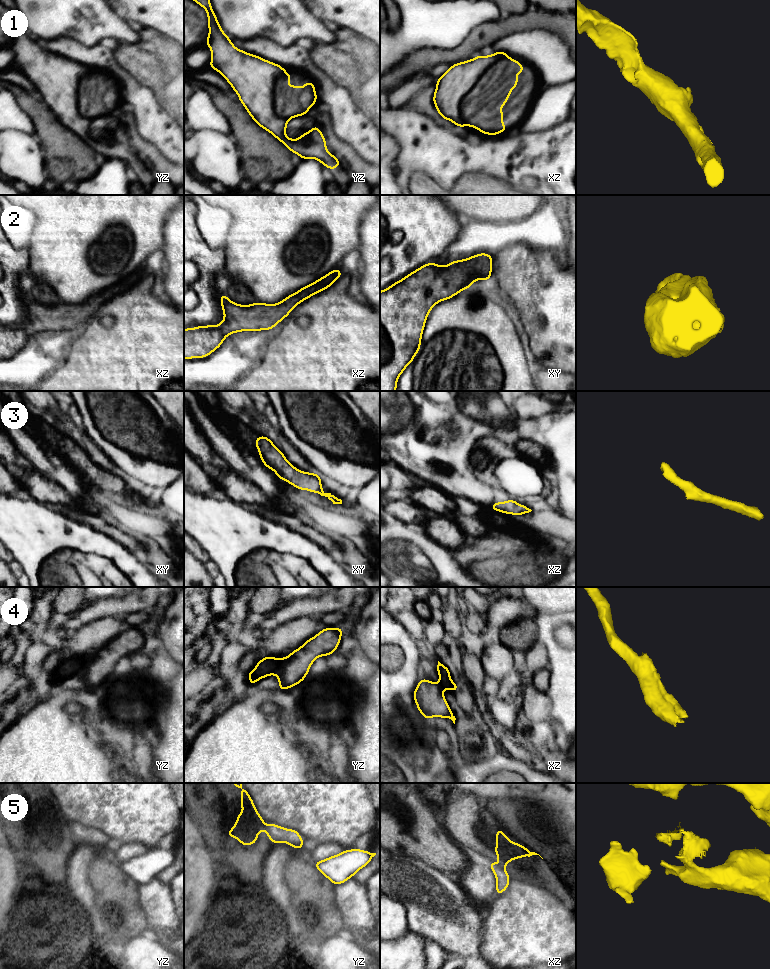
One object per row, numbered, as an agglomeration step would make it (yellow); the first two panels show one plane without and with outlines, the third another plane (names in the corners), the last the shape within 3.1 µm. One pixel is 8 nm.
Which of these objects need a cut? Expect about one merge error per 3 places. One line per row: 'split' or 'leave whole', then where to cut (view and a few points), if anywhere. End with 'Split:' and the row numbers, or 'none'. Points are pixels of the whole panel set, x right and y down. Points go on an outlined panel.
1: leave whole; no cut
2: leave whole; no cut
3: leave whole; no cut
4: split; cut in yz along (284, 658), (280, 668), (275, 673)
5: split; cut in yz along (265, 825), (266, 829)
Split: 4, 5

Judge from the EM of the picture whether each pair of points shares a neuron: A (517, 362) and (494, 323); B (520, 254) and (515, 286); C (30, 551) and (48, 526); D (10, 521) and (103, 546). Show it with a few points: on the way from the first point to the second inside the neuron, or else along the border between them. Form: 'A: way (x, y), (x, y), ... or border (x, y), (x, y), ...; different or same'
A: way (513, 352), (494, 333); same
B: way (519, 262), (515, 278); same
C: way (36, 545), (48, 532); same
D: way (33, 529), (38, 534), (63, 534), (80, 537); same

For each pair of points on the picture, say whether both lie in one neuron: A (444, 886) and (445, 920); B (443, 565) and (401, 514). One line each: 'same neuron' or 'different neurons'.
A: same neuron
B: different neurons

